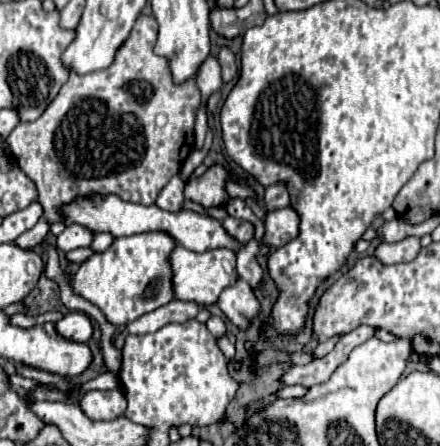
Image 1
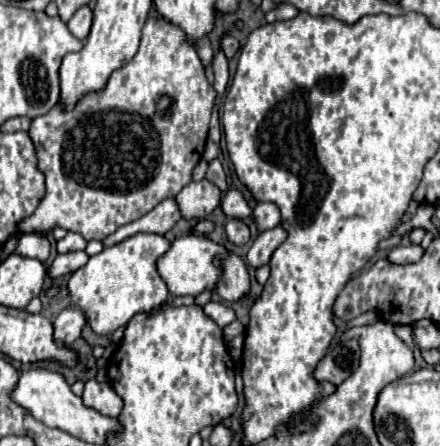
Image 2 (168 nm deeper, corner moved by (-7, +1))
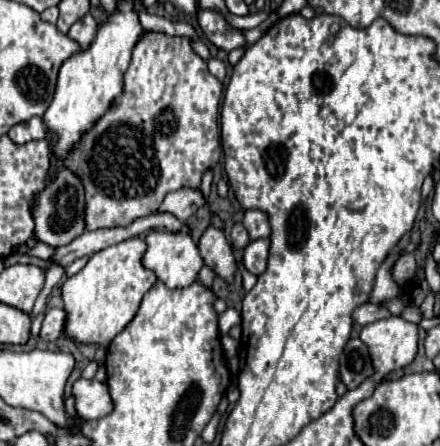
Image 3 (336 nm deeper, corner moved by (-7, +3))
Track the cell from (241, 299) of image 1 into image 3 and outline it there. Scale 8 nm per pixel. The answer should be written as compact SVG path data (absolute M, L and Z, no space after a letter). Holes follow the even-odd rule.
M208 227L200 237L200 255L204 263L226 283L234 283L236 275L236 259L232 253L232 247L224 233L216 227Z

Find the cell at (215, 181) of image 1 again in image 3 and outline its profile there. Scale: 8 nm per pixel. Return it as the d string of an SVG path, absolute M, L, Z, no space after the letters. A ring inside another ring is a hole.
M180 189L166 195L158 211L168 211L176 215L180 221L186 221L190 215L194 215L196 209L206 205L206 197L200 189Z

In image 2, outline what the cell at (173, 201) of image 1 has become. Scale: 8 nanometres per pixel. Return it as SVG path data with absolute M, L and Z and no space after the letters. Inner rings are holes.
M164 199L160 205L156 205L150 213L146 213L144 217L122 225L118 231L114 231L112 235L108 235L102 245L110 247L116 245L136 233L158 233L158 235L166 235L176 223L180 221L180 211L174 199Z

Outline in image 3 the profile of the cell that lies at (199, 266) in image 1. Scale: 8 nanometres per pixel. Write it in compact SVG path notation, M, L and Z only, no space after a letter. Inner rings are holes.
M150 231L146 237L148 251L144 253L142 265L152 269L156 277L170 289L190 287L204 261L196 243L188 233L168 233L168 231Z

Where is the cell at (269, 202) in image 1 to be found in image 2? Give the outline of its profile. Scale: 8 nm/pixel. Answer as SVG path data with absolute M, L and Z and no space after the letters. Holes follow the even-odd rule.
M258 203L252 211L252 217L254 217L254 223L260 233L280 225L280 211L272 203Z

